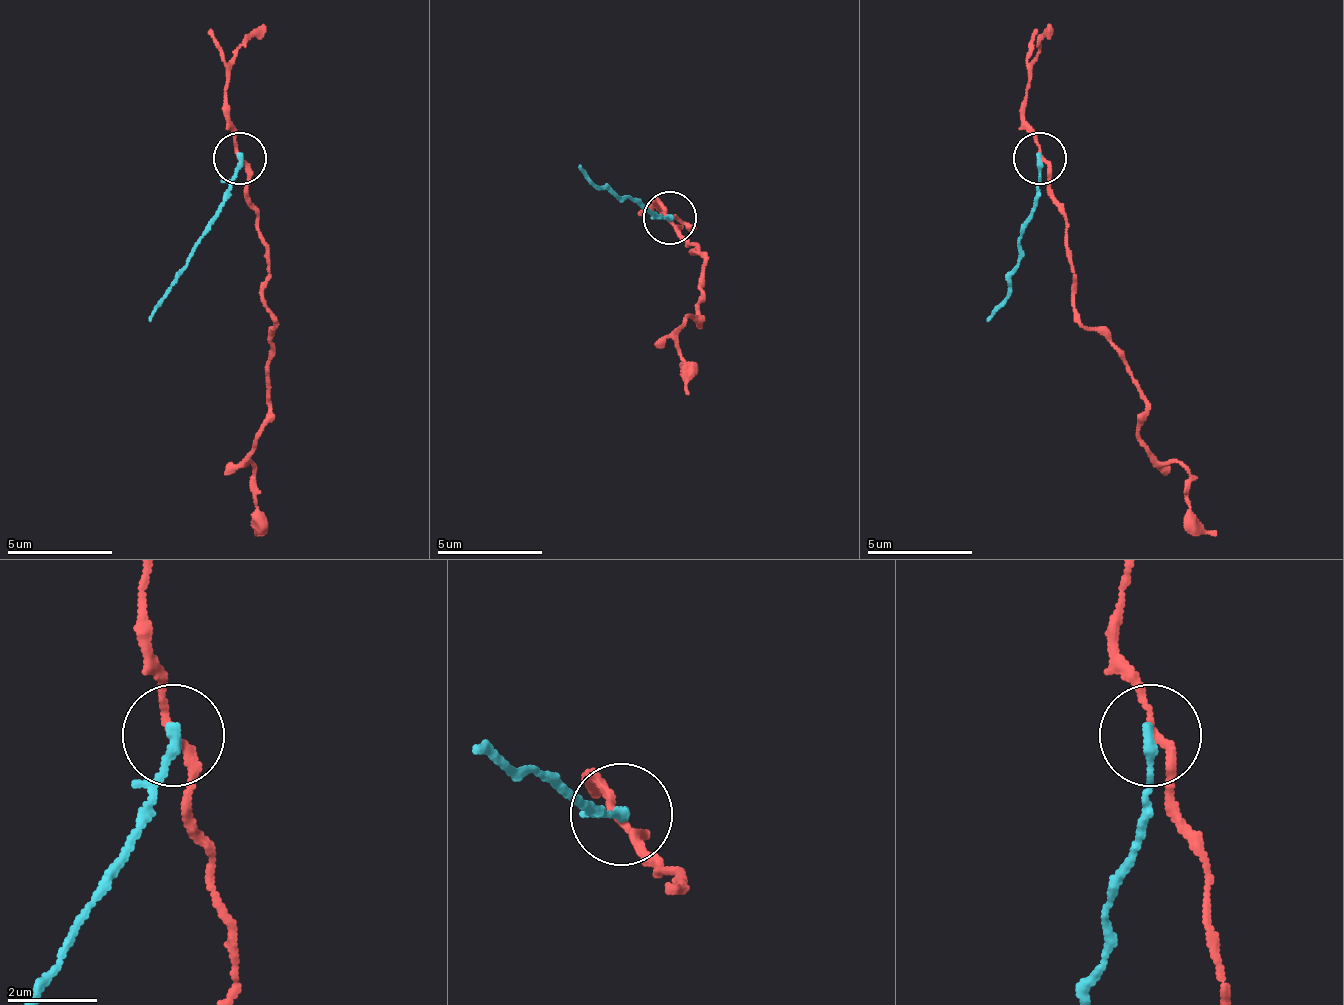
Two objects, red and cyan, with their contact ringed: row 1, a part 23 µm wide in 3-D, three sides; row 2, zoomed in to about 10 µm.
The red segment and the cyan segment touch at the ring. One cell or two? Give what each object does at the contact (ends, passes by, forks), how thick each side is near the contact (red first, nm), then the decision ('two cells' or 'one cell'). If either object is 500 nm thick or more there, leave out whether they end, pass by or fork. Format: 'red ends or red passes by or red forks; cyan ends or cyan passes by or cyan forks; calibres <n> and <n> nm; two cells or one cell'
red passes by; cyan ends; calibres 160 and 240 nm; two cells

